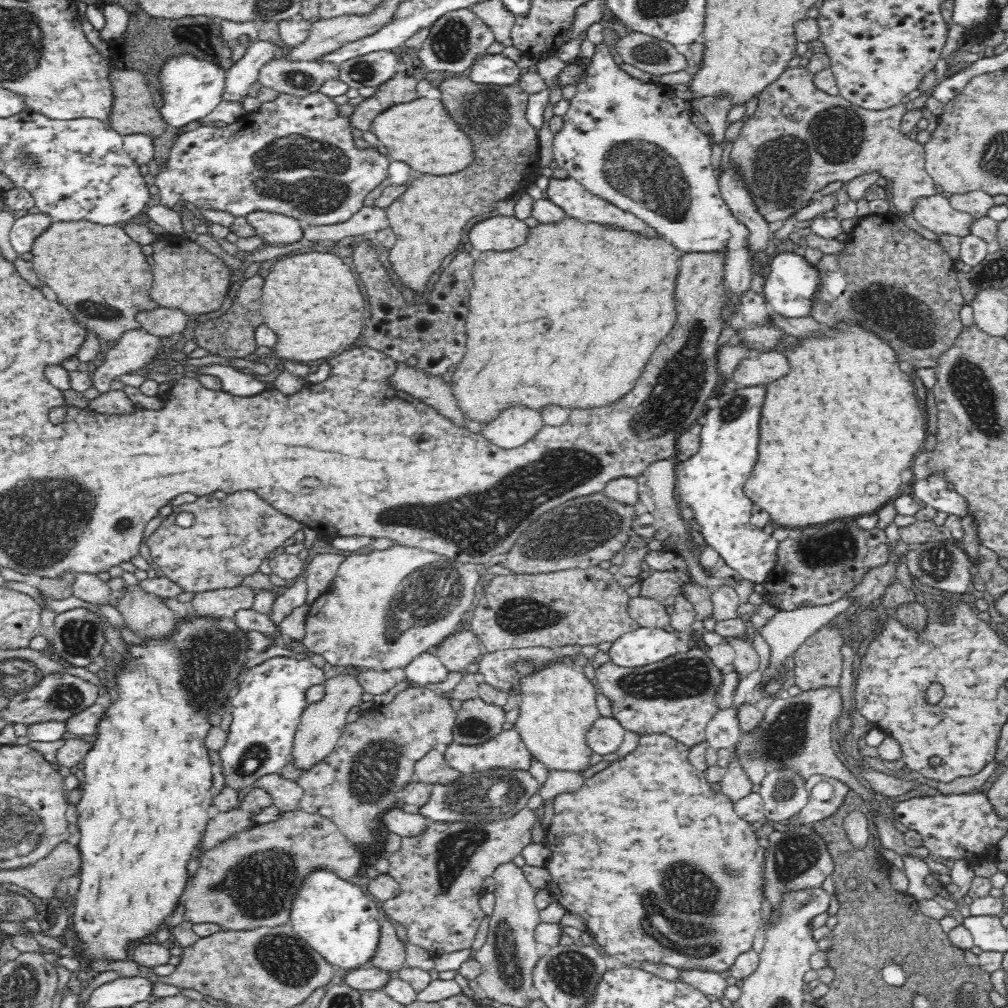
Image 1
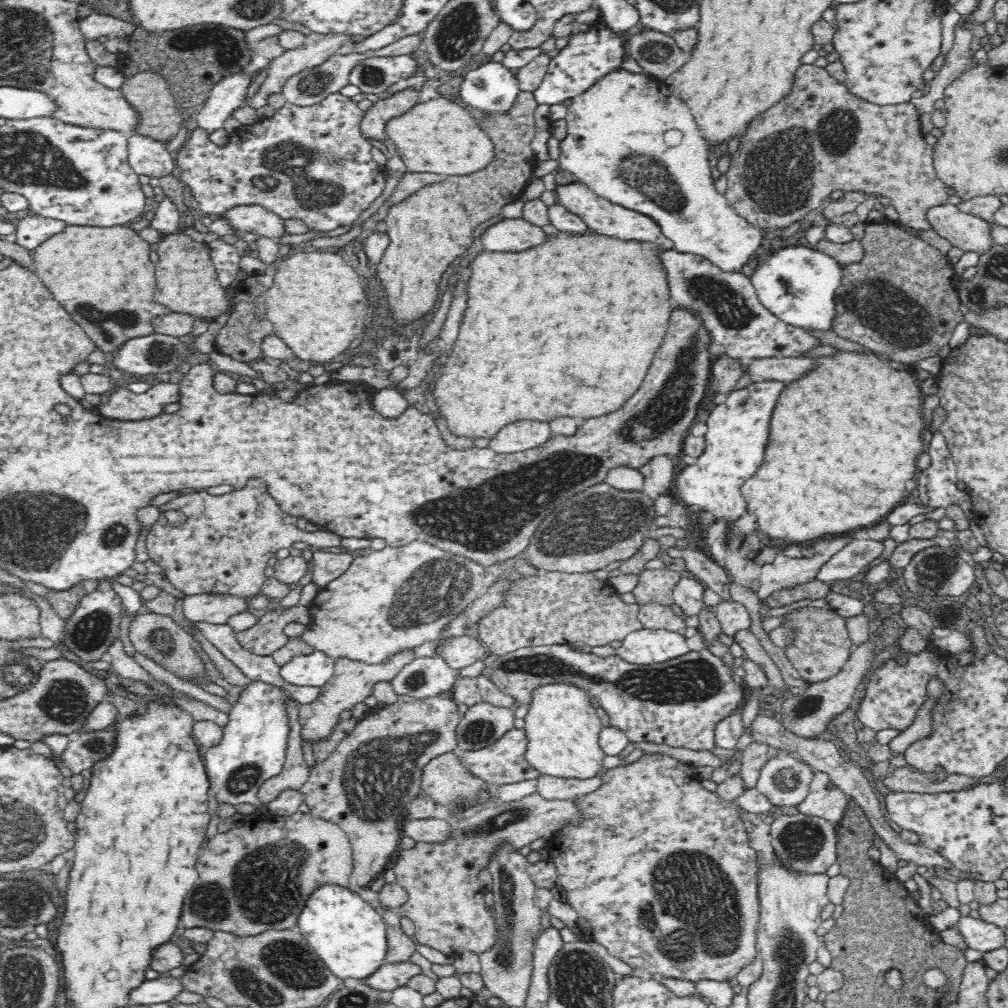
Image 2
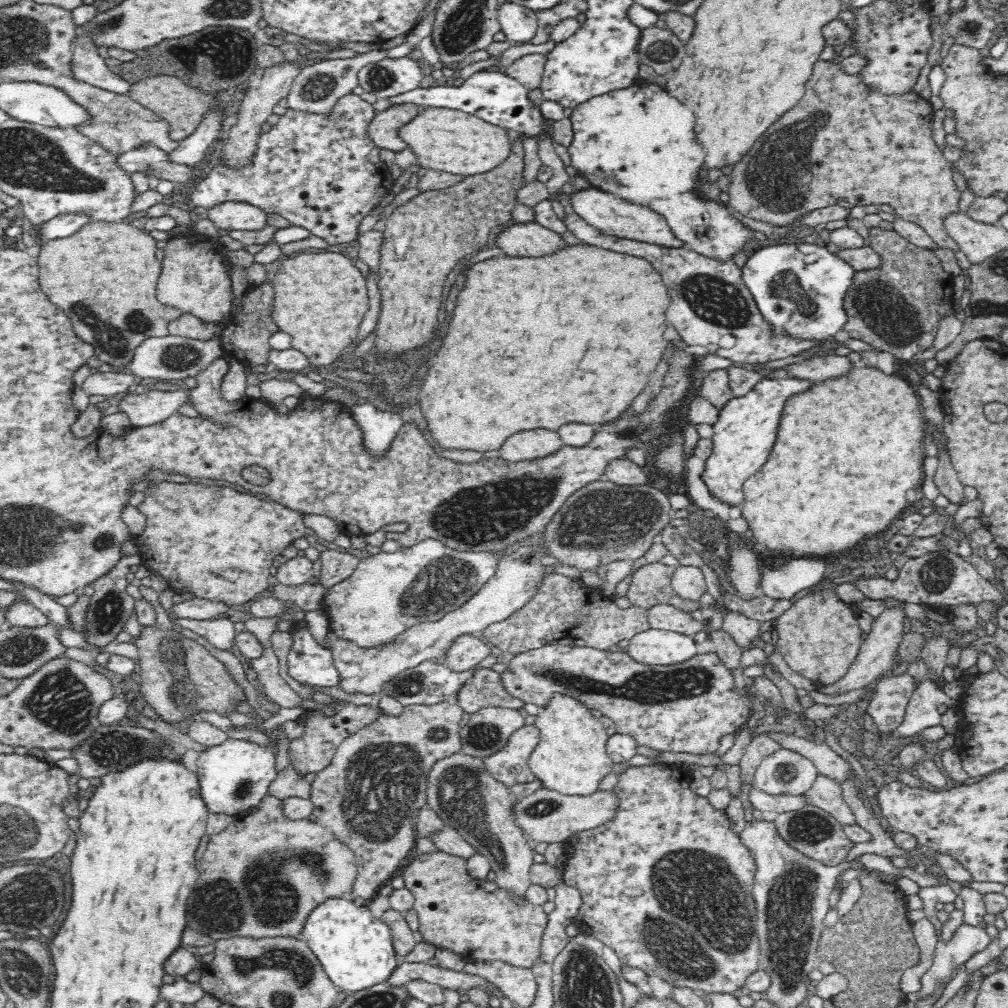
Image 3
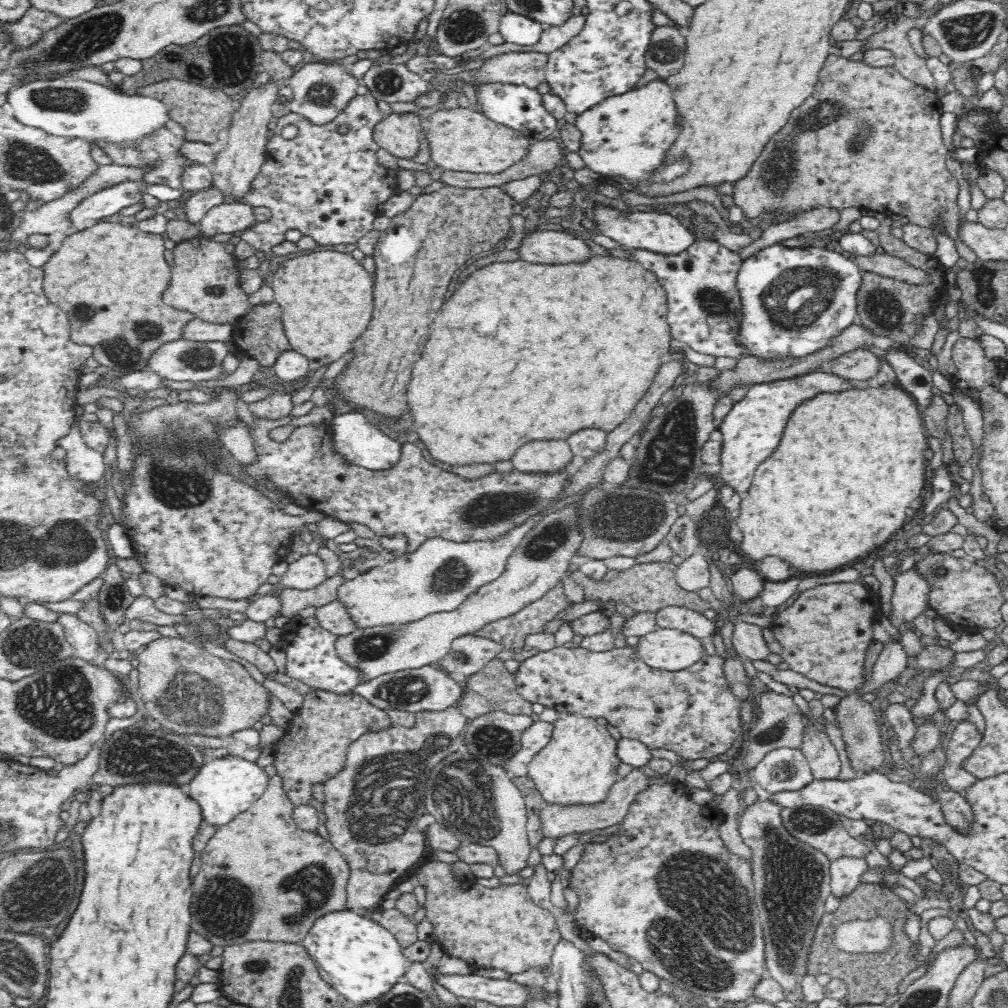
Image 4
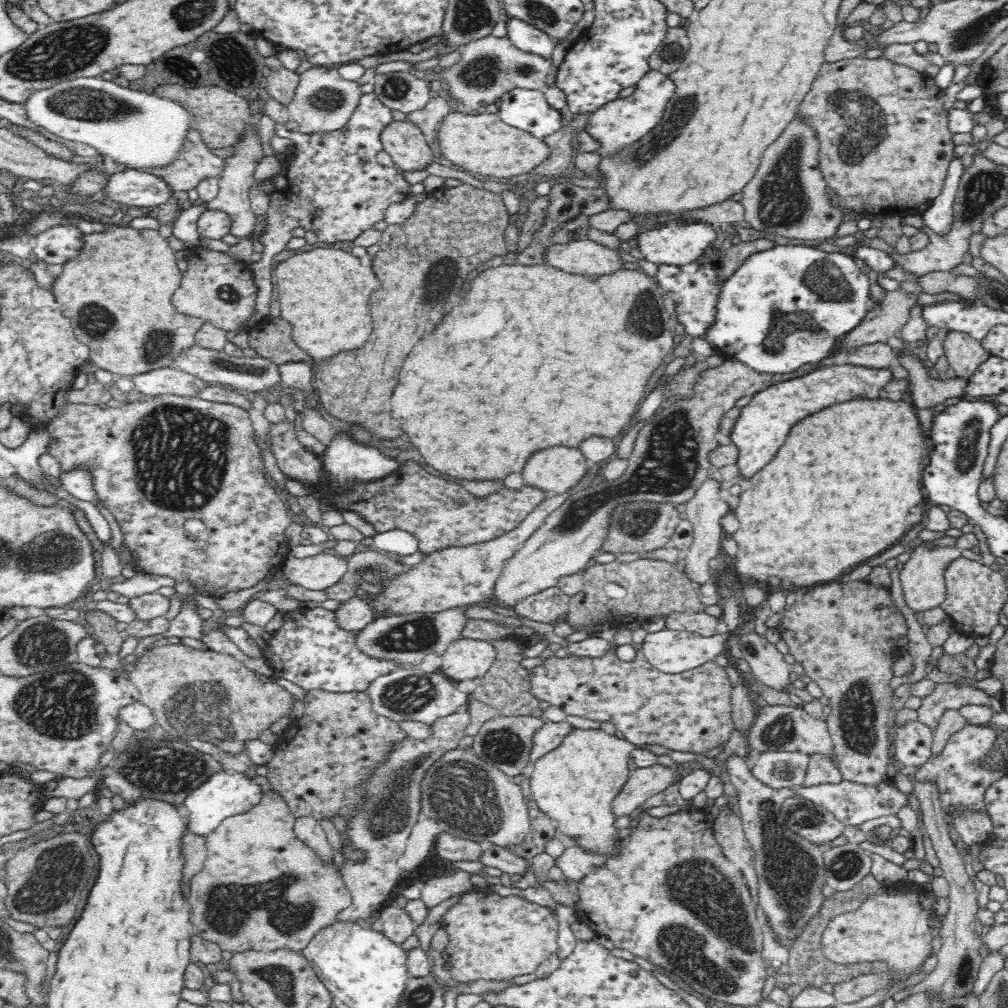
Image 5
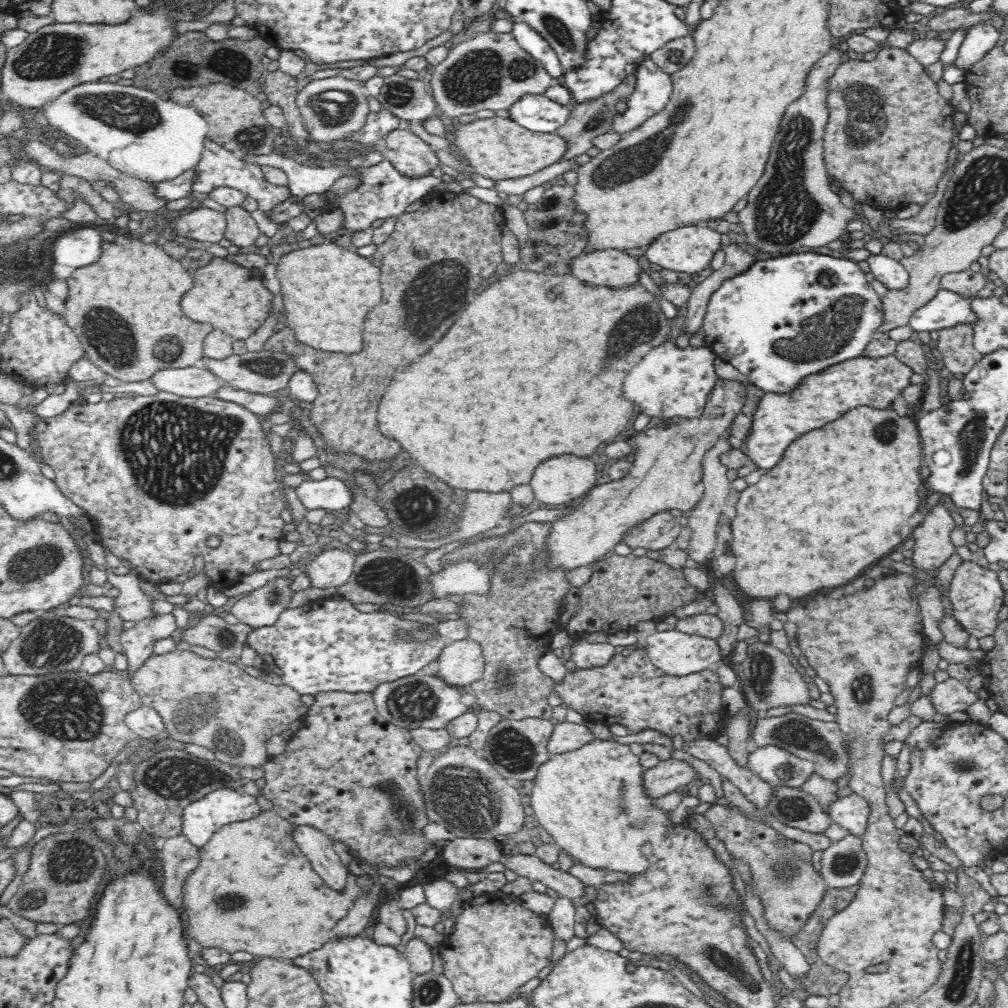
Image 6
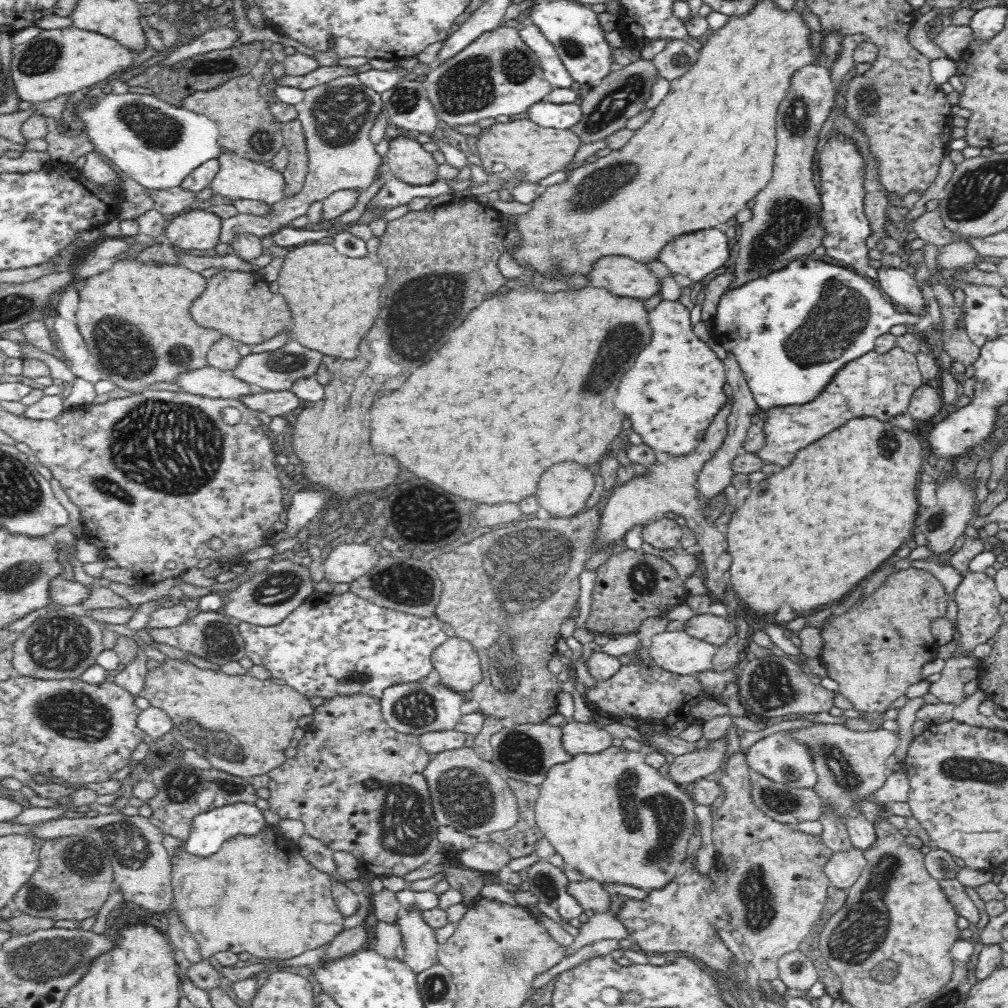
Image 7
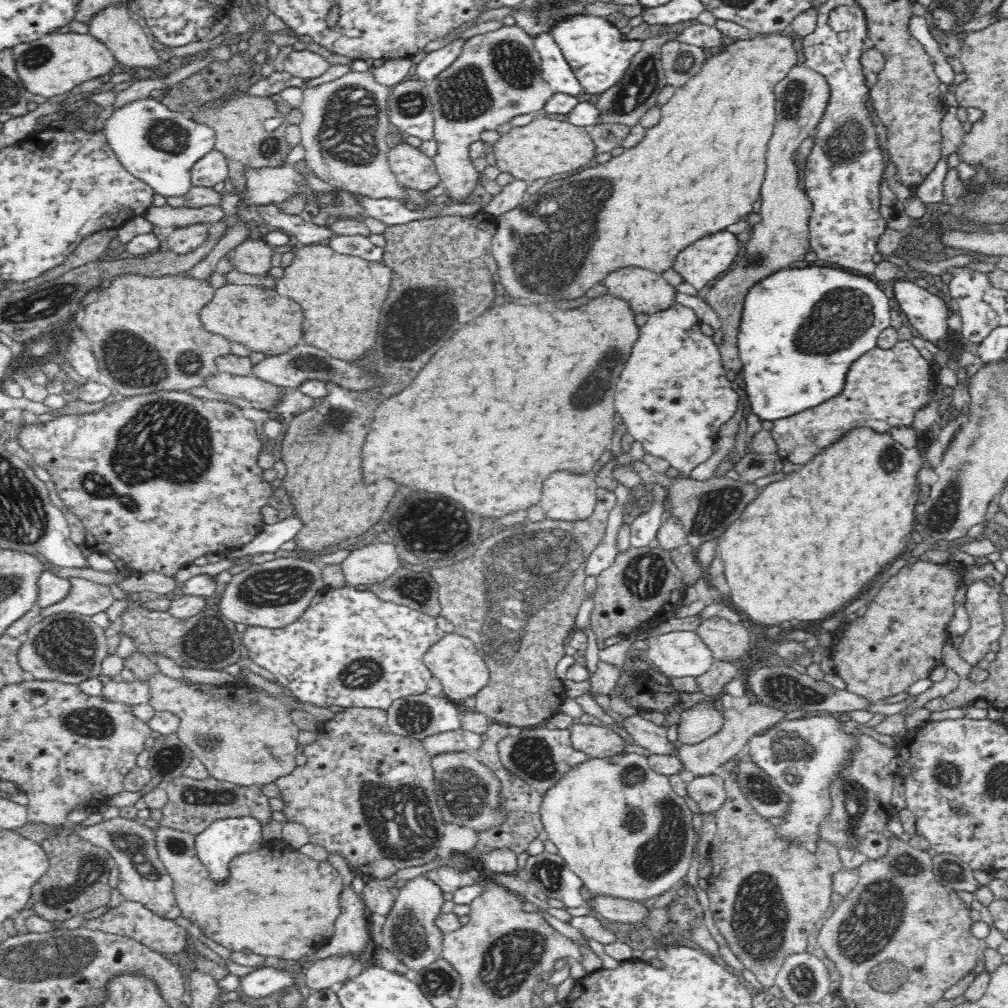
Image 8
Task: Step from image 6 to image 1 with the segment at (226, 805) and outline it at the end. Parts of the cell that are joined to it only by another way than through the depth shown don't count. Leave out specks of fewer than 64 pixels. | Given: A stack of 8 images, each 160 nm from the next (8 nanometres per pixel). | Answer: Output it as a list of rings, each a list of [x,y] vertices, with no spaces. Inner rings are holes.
[[[276,656],[253,666],[242,674],[239,688],[228,698],[232,704],[232,724],[227,733],[226,744],[218,749],[218,760],[224,774],[224,786],[234,790],[250,788],[255,778],[277,774],[288,764],[292,757],[293,738],[298,729],[302,711],[309,705],[306,692],[312,685],[322,685],[326,674],[312,664],[310,660],[298,660],[293,657]]]

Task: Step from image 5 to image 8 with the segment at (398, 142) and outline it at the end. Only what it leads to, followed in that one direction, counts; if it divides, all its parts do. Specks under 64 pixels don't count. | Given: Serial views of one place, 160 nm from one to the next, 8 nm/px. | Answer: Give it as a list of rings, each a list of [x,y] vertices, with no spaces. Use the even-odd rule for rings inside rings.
[[[399,143],[388,152],[388,162],[399,184],[414,190],[429,191],[440,185],[440,177],[432,157],[408,143]]]

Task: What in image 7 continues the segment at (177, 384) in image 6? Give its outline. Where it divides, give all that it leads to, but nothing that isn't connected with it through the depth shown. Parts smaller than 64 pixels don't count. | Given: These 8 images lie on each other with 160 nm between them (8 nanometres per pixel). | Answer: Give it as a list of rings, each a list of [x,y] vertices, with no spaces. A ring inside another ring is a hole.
[[[204,366],[200,370],[192,370],[180,374],[176,385],[182,392],[207,396],[208,398],[230,398],[239,400],[242,396],[250,396],[259,389],[244,381],[232,371],[224,371],[213,366]]]

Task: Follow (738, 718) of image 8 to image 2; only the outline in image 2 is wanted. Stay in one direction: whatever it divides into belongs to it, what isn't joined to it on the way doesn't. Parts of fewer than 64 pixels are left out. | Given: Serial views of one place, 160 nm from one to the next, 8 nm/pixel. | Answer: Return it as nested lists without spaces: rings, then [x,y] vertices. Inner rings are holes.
[[[536,791],[513,802],[494,802],[468,818],[459,818],[456,826],[453,826],[454,832],[450,840],[436,844],[417,842],[410,849],[402,849],[393,871],[396,882],[408,891],[409,898],[406,904],[395,910],[401,917],[407,916],[414,922],[414,936],[418,943],[455,957],[465,952],[475,952],[480,956],[496,947],[501,940],[501,928],[497,924],[494,907],[488,906],[484,901],[484,893],[490,892],[490,884],[493,884],[491,872],[487,869],[487,860],[491,852],[502,841],[512,841],[512,845],[520,849],[530,845],[534,840],[548,841],[560,834],[560,830],[566,826],[580,826],[584,820],[584,813],[578,807],[579,797],[581,796],[576,795],[564,800],[548,800]]]

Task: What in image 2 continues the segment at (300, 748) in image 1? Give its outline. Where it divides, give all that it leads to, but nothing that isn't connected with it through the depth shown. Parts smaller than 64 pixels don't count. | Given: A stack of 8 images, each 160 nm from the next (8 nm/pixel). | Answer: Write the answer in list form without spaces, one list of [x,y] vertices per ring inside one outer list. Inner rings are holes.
[[[414,647],[400,649],[391,657],[378,664],[370,664],[366,661],[352,660],[350,657],[338,657],[335,659],[335,669],[332,678],[320,687],[316,700],[300,706],[299,717],[302,726],[301,735],[306,742],[323,739],[330,734],[332,728],[340,722],[340,713],[350,710],[352,706],[363,702],[368,696],[372,696],[374,686],[378,682],[390,682],[402,670],[416,659]]]

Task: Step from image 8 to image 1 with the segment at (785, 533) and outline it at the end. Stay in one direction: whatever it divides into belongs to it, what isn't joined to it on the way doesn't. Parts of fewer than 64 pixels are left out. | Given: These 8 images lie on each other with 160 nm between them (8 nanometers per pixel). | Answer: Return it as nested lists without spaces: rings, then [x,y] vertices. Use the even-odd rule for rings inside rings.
[[[859,326],[840,330],[836,336],[826,338],[826,340],[802,340],[798,348],[790,350],[786,348],[786,356],[792,364],[792,374],[786,376],[784,380],[776,380],[768,384],[770,388],[770,400],[766,400],[766,408],[762,412],[762,440],[760,440],[760,458],[756,464],[750,479],[745,483],[743,492],[752,502],[752,505],[768,517],[774,527],[789,528],[808,528],[808,526],[824,526],[830,522],[844,521],[847,519],[857,520],[866,514],[876,514],[879,510],[900,496],[902,488],[902,472],[913,467],[912,460],[914,454],[922,448],[926,440],[926,418],[920,408],[920,402],[914,394],[913,376],[901,370],[895,352],[877,334],[864,330]]]

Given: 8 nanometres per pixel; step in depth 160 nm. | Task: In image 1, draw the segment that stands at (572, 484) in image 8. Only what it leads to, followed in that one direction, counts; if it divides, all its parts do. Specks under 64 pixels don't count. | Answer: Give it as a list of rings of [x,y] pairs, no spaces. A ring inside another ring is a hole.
[[[512,408],[510,412],[502,412],[494,424],[483,426],[481,433],[498,448],[510,450],[526,444],[544,425],[538,412],[530,412],[528,408]]]

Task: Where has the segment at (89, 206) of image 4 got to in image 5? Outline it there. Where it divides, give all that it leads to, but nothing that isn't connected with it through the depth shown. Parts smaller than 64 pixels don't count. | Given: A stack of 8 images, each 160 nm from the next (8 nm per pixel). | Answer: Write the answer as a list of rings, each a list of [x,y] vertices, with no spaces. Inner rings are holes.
[[[121,169],[110,176],[104,196],[118,207],[167,206],[172,202],[174,189],[164,177],[152,172]]]

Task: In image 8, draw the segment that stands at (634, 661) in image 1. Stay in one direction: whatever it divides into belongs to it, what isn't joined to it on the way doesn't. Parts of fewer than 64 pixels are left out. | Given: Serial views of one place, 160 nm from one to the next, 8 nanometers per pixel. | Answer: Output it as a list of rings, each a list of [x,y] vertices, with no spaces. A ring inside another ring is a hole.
[[[668,631],[652,637],[644,659],[672,678],[702,676],[715,658],[696,631]]]

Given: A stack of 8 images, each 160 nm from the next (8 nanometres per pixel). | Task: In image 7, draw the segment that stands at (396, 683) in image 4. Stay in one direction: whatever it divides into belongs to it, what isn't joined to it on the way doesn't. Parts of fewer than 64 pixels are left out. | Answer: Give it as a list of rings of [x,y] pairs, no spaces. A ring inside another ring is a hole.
[[[426,682],[406,683],[386,688],[381,699],[383,719],[396,733],[422,736],[424,733],[455,729],[463,715],[460,706],[466,700],[459,693]]]

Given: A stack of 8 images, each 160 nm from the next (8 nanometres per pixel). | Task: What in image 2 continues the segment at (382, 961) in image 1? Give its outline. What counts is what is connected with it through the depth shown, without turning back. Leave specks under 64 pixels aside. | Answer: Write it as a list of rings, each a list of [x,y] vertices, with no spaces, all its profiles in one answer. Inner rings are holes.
[[[387,909],[382,915],[387,927],[388,953],[387,963],[407,962],[417,952],[415,940],[404,934],[400,926],[401,916],[396,910]]]

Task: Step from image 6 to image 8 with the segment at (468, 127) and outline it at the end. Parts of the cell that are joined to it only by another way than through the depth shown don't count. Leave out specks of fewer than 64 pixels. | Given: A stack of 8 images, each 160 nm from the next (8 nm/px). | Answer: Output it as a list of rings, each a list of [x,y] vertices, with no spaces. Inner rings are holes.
[[[538,116],[528,124],[514,127],[500,134],[492,146],[494,165],[500,172],[509,172],[514,178],[531,182],[538,178],[552,178],[556,174],[573,174],[588,166],[596,158],[598,149],[587,127],[581,127],[554,118]]]

